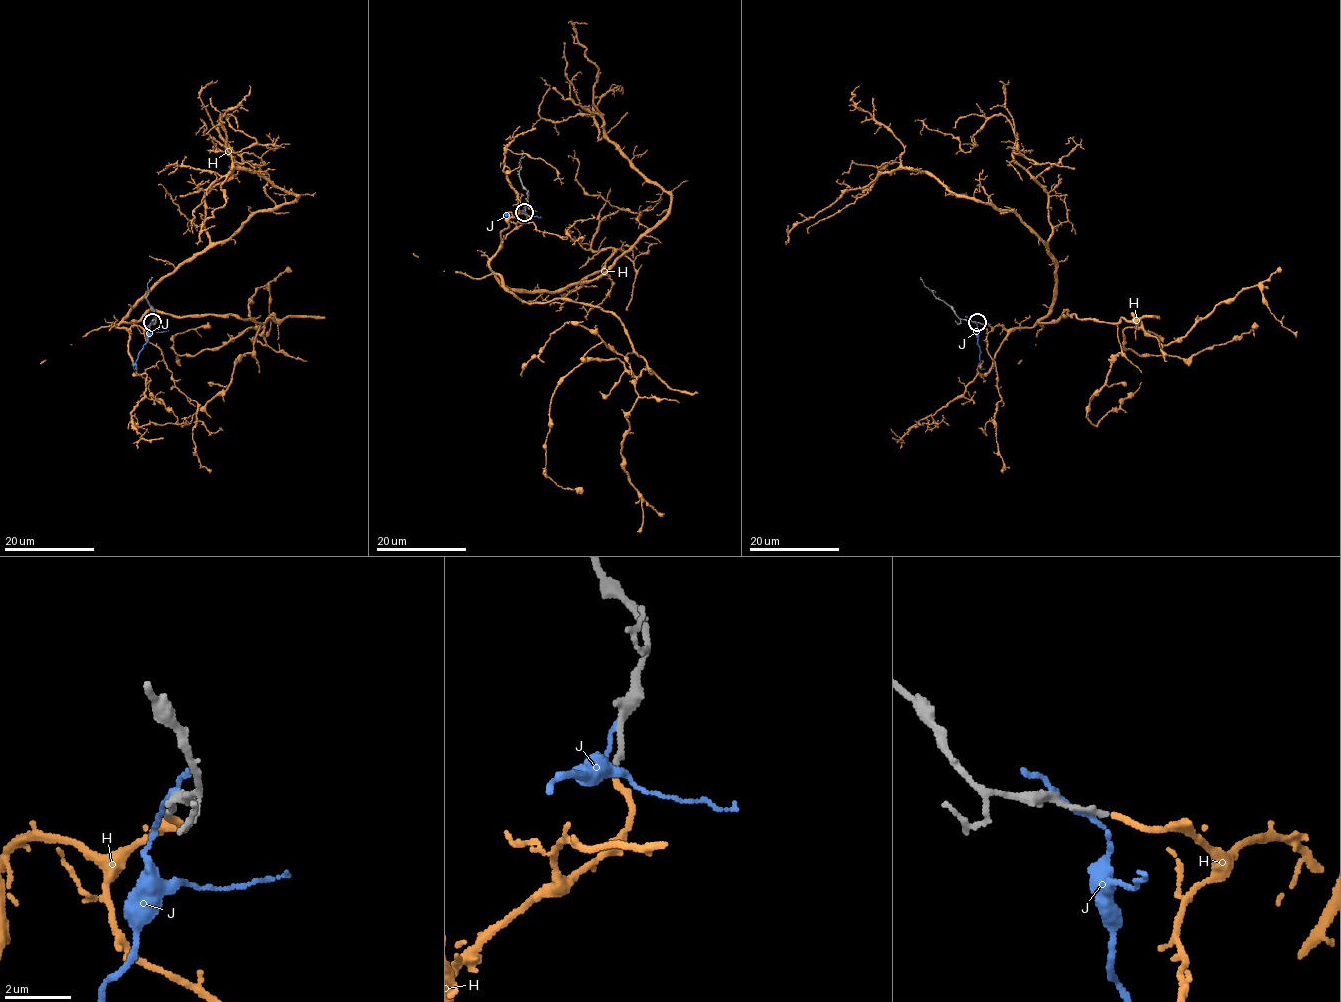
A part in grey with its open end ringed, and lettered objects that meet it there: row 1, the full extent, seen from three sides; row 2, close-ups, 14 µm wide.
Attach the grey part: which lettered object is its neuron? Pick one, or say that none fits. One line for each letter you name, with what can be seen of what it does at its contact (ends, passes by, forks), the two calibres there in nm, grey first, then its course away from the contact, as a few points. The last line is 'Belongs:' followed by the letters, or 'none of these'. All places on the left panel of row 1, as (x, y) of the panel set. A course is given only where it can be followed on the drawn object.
H: it ends; calibres 170 and 180 nm; course (152, 322), (117, 327), (184, 263), (298, 197), (233, 169), (201, 230), (215, 225)
Belongs: H

